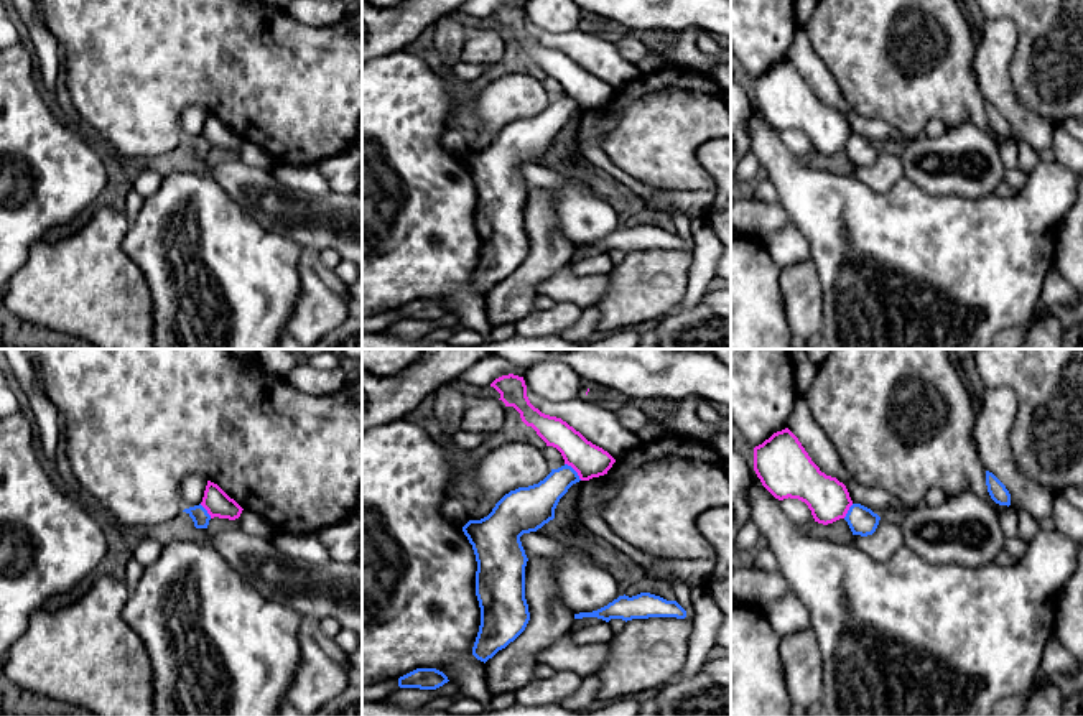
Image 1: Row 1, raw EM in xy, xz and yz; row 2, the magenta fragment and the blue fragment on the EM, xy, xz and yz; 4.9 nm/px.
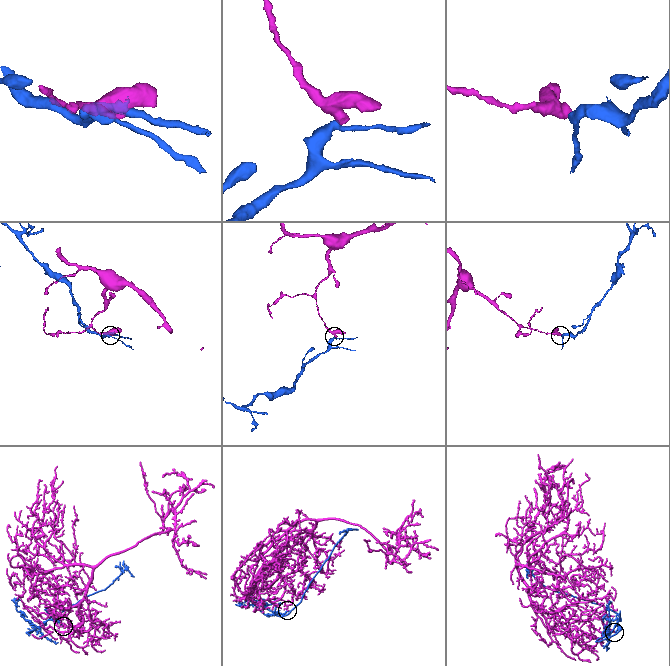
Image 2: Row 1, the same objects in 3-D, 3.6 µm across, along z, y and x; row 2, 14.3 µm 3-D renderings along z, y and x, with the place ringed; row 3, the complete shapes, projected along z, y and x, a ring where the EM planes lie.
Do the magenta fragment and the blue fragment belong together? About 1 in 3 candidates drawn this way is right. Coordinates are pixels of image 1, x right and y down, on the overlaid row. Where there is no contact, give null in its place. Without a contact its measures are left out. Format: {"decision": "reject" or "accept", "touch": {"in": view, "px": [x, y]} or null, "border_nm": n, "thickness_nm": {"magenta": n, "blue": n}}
{"decision": "reject", "touch": {"in": "xz", "px": [575, 469]}, "border_nm": 120, "thickness_nm": {"magenta": 160, "blue": 180}}

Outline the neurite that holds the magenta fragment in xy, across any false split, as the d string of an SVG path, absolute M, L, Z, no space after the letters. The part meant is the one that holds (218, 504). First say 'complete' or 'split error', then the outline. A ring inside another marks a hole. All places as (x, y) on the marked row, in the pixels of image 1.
complete | M207 481L201 505L207 510L211 518L235 520L242 514L242 507L230 499L217 484Z

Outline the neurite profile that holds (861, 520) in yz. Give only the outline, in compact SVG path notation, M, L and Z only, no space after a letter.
M853 504L844 520L848 522L853 535L867 537L876 532L881 517L861 504Z

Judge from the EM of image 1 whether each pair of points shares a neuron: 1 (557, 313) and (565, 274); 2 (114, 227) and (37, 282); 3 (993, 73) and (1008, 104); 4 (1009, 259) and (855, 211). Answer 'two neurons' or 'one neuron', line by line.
1: two neurons
2: one neuron
3: one neuron
4: one neuron

